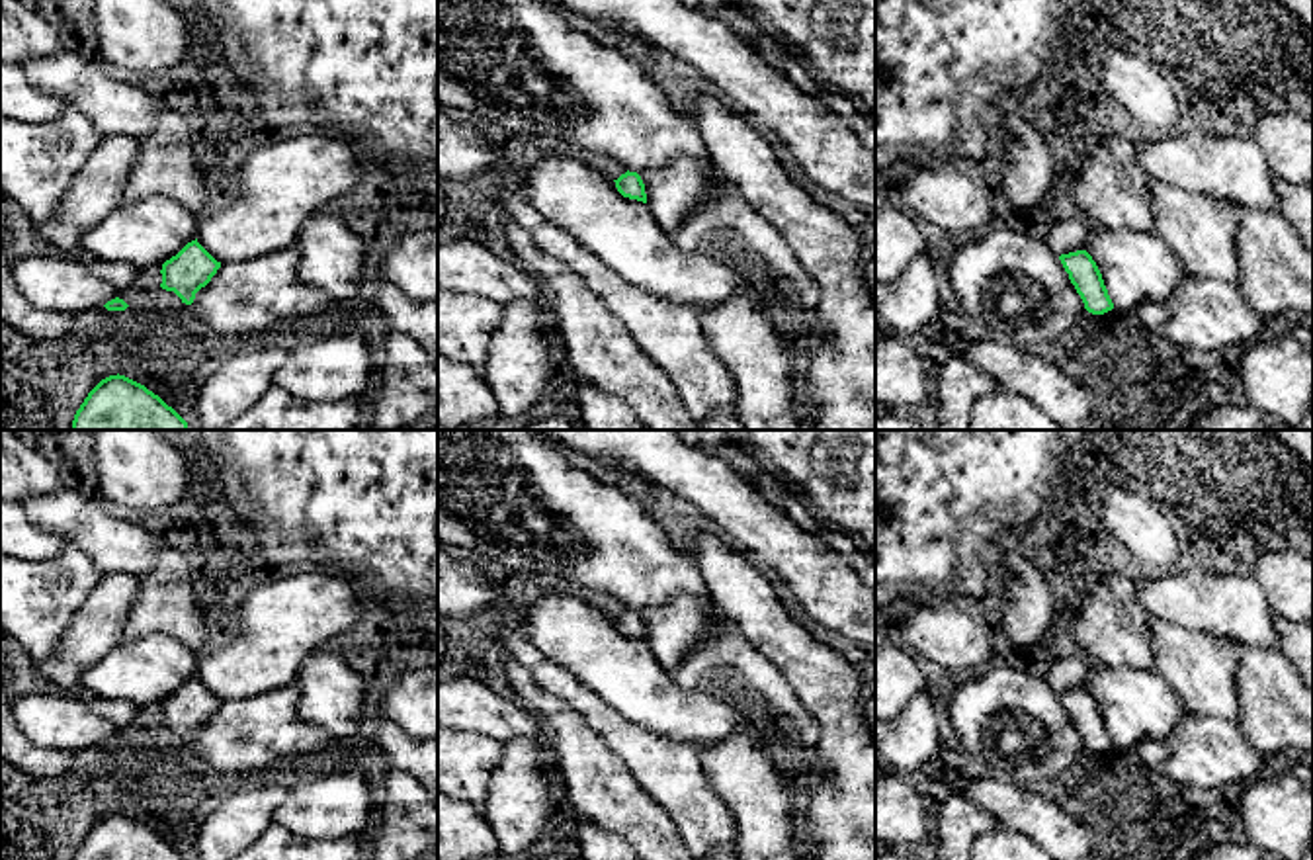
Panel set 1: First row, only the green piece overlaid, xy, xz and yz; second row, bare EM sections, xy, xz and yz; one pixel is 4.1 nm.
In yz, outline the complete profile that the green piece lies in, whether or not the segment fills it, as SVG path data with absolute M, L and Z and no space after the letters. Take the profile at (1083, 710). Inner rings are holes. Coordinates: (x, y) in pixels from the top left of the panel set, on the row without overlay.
M1086 688L1061 692L1059 698L1088 751L1104 752L1114 747L1102 711Z

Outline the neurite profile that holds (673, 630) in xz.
M688 594L643 608L639 614L645 622L647 643L668 674L715 629L715 620Z

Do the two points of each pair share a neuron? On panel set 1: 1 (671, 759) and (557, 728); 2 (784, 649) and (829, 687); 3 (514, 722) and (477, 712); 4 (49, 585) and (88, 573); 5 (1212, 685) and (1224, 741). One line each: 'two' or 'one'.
1: two
2: one
3: one
4: one
5: two

